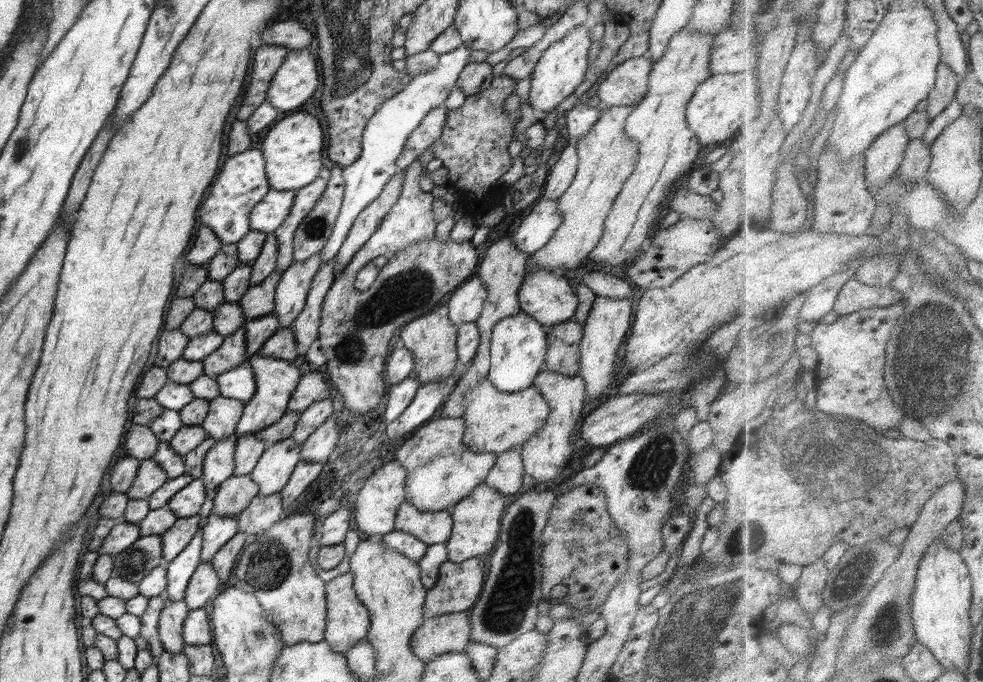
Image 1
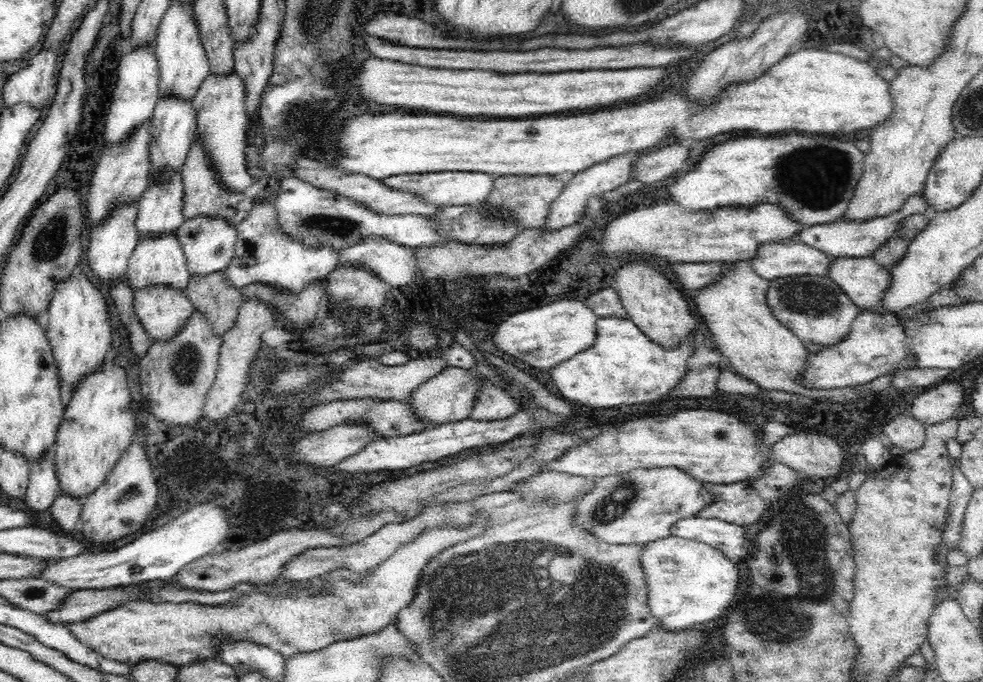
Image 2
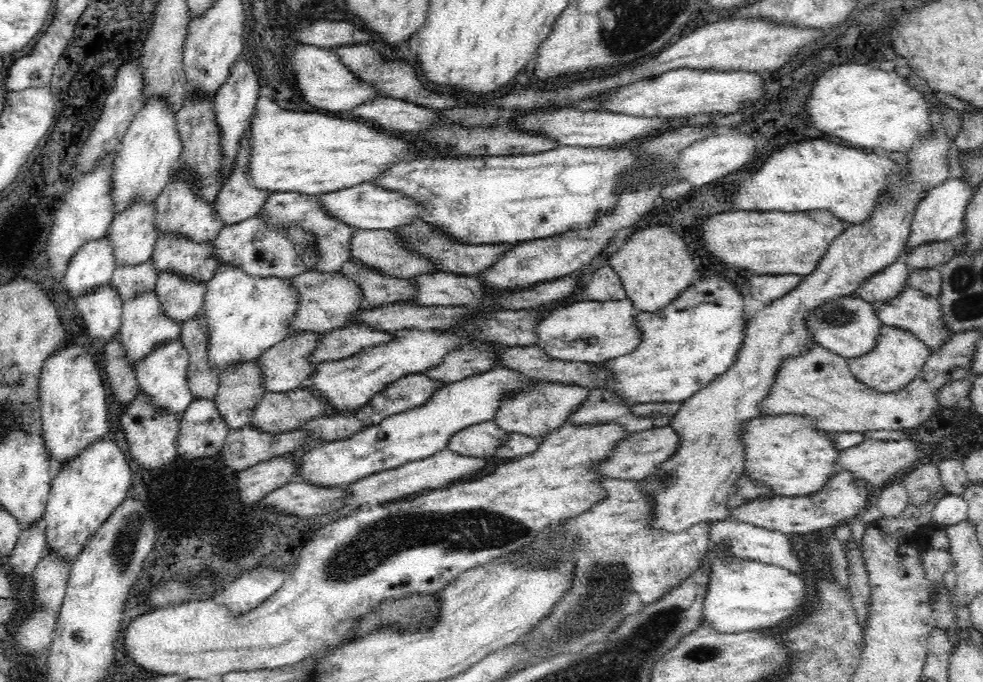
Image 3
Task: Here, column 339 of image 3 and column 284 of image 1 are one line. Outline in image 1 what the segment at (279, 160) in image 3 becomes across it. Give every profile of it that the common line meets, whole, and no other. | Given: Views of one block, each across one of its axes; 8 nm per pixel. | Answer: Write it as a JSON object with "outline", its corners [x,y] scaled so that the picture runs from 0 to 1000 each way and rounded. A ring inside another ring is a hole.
{"outline":[[[301,164],[273,191],[266,223],[270,233],[270,258],[276,277],[281,280],[303,280],[313,270],[316,270],[329,249],[328,226],[330,220],[330,196],[326,188],[323,173]]]}

